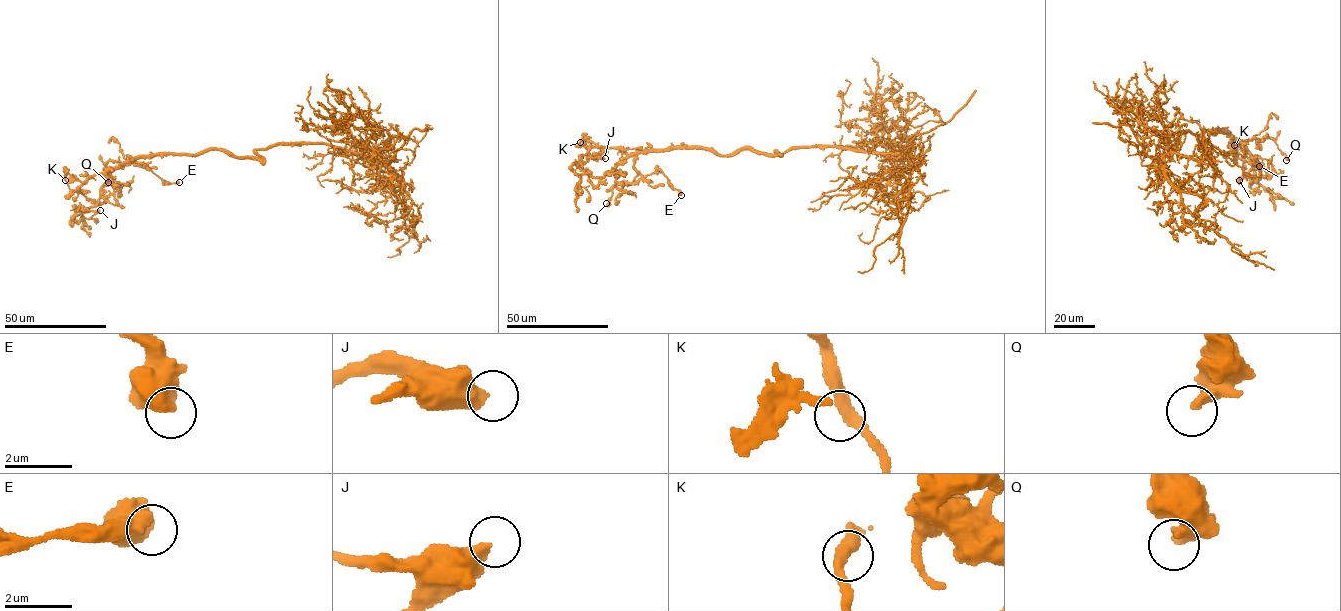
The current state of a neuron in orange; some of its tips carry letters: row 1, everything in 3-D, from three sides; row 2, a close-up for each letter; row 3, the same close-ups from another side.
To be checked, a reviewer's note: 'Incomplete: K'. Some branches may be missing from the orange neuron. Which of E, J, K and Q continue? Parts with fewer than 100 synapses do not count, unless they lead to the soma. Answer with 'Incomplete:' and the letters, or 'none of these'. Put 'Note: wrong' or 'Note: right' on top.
Note: wrong
Incomplete: none of these

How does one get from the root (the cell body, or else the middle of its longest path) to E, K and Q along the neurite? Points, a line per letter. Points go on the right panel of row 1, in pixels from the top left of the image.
E: (1188, 131), (1200, 134), (1200, 144), (1204, 132), (1222, 128), (1240, 140), (1254, 137), (1242, 147), (1259, 166)
K: (1188, 131), (1200, 134), (1200, 144), (1204, 132), (1226, 129), (1236, 139), (1232, 143), (1235, 157), (1234, 145)
Q: (1188, 131), (1200, 134), (1200, 144), (1204, 132), (1215, 133), (1222, 128), (1240, 140), (1268, 136), (1286, 160)

